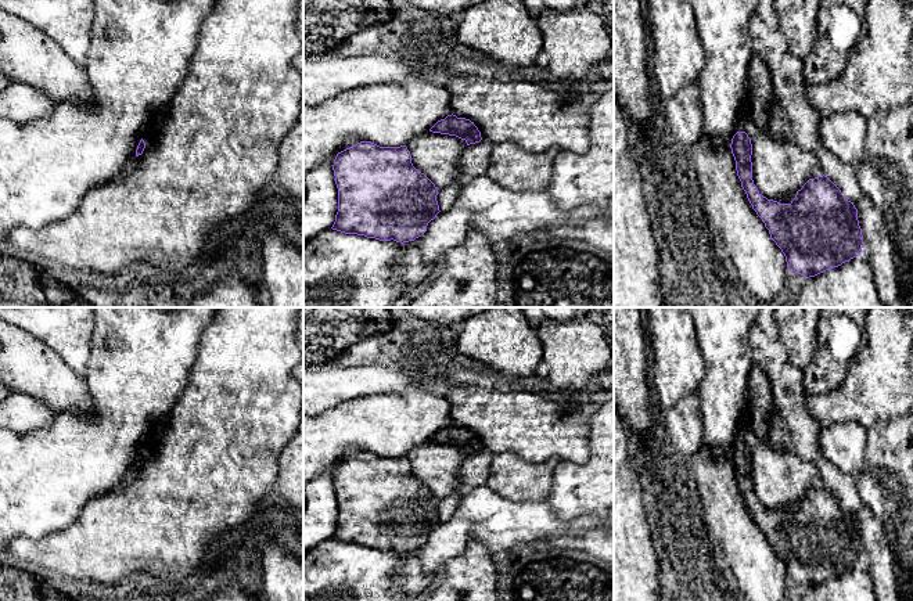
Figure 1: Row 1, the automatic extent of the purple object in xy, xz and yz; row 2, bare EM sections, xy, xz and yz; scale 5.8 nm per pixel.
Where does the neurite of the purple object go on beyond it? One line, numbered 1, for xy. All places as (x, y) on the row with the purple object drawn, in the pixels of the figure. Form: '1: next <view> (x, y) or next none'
1: next xy (158, 123)

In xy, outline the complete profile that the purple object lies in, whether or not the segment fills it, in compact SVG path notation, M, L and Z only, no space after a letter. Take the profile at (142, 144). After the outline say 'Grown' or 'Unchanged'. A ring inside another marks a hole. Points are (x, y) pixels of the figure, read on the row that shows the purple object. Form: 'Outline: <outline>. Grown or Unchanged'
Outline: M165 115L161 116L155 123L154 123L154 127L145 133L143 136L143 138L140 140L139 145L137 145L137 150L136 150L136 156L141 155L144 148L145 148L145 144L151 140L151 137L159 130L159 127L162 126L165 120Z. Grown

